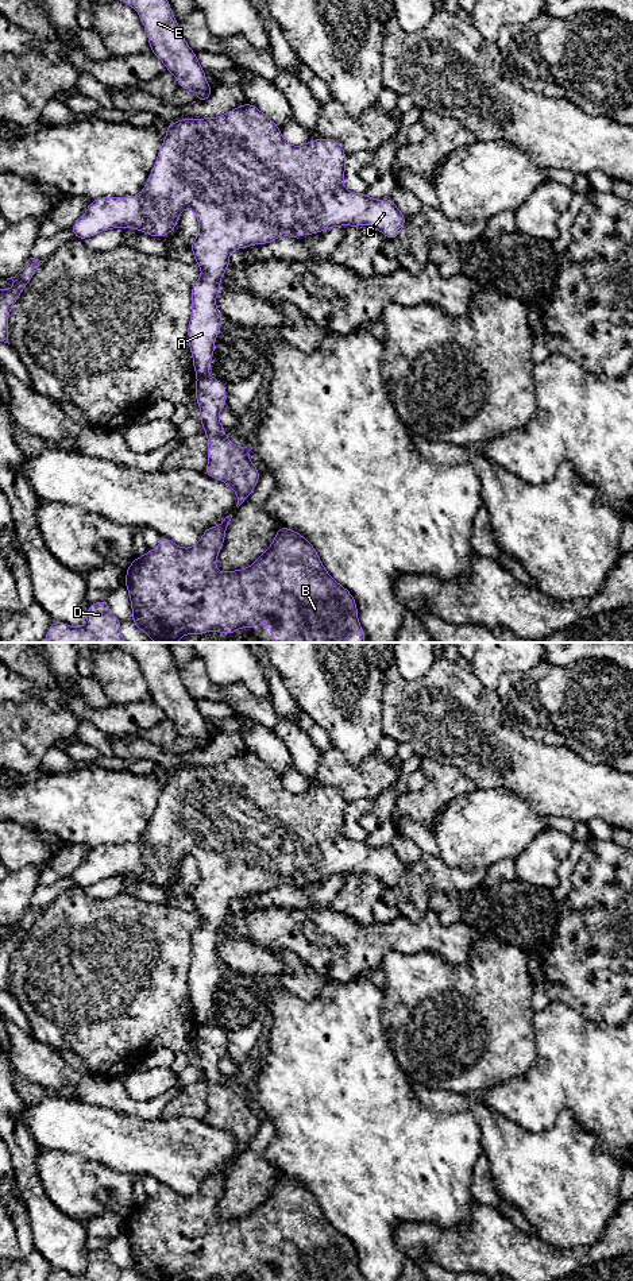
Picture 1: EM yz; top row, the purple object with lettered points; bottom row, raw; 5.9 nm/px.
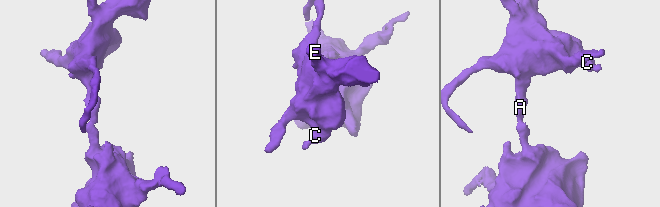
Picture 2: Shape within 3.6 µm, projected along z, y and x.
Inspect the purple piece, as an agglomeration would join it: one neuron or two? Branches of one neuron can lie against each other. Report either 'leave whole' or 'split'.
split

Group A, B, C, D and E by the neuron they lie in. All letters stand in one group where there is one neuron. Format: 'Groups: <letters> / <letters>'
Groups: A C E / B D

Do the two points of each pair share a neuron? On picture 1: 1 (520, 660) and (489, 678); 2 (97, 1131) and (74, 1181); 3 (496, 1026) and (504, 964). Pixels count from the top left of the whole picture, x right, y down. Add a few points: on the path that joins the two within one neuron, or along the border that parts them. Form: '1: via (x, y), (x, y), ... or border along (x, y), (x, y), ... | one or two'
1: via (512, 660), (506, 660), (497, 670) | one
2: border along (54, 1150), (66, 1150), (96, 1160), (115, 1170) | two
3: via (496, 1011), (496, 979) | one

